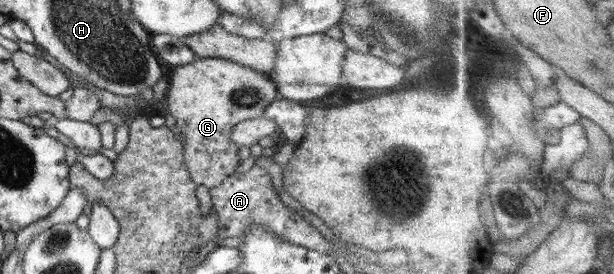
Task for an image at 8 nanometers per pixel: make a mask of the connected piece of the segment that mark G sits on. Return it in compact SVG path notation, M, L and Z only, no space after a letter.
M196 56L192 63L176 66L170 75L170 84L165 92L165 103L170 113L176 119L176 124L186 138L184 146L184 161L189 171L190 179L198 185L208 189L221 184L229 175L232 175L240 162L238 146L230 139L233 127L241 121L254 119L263 115L265 109L274 101L280 99L276 81L269 75L258 73L250 67L234 63L228 59Z

